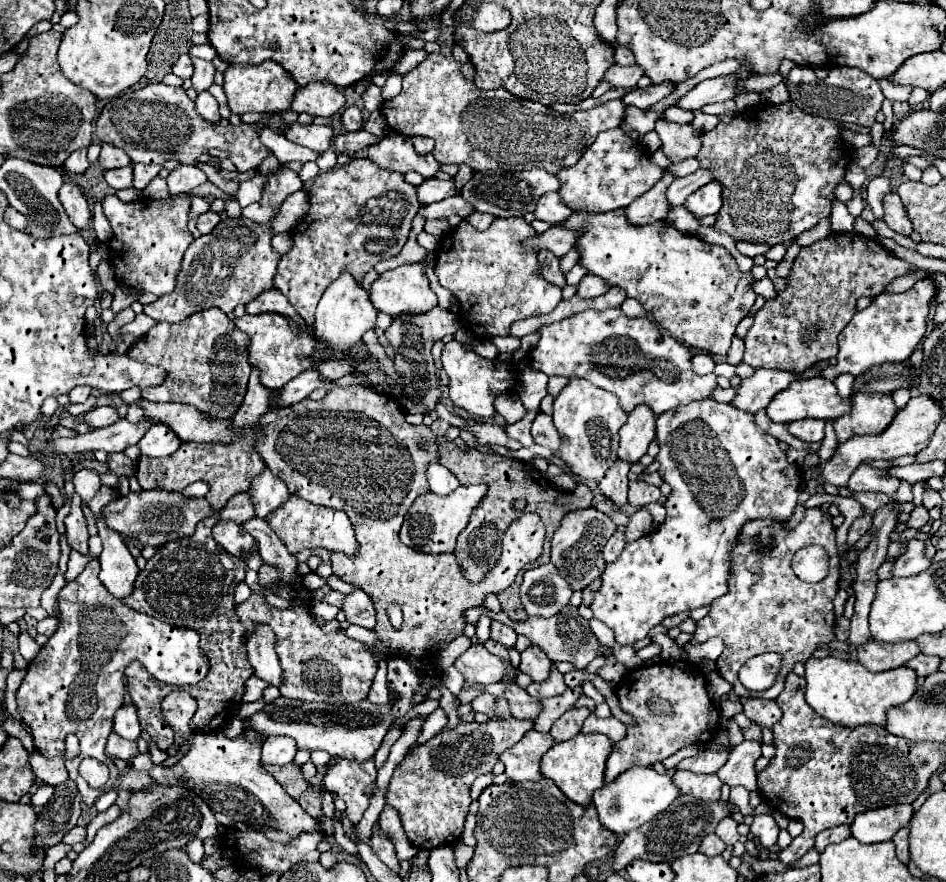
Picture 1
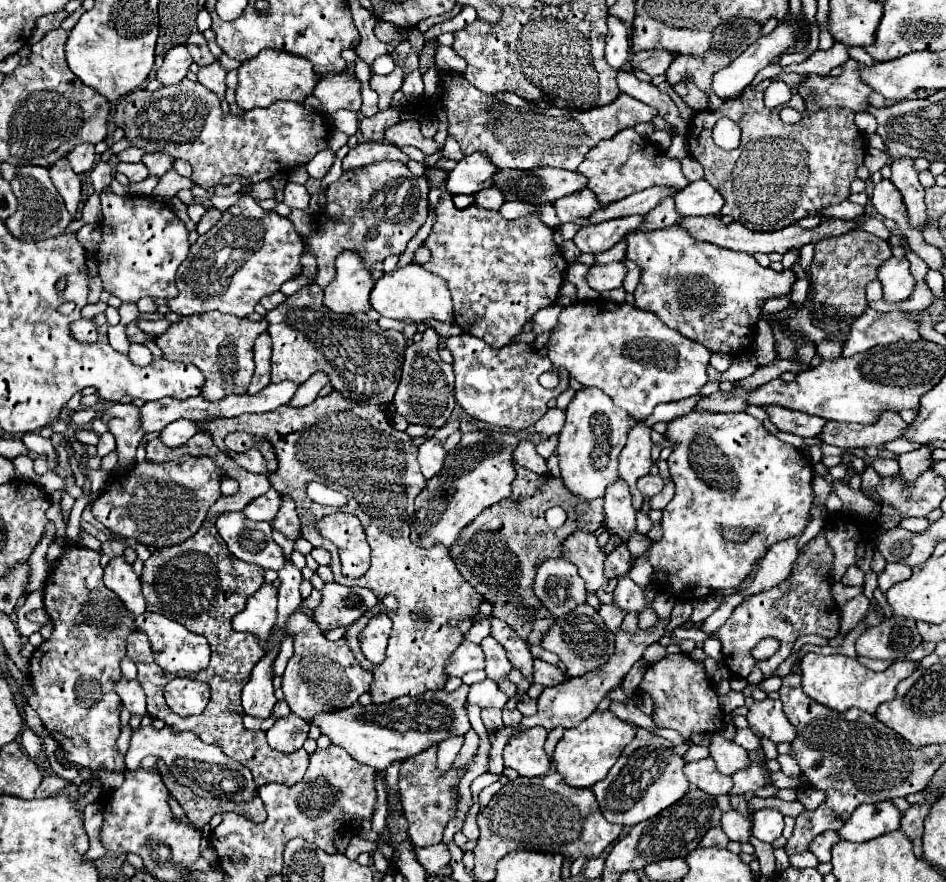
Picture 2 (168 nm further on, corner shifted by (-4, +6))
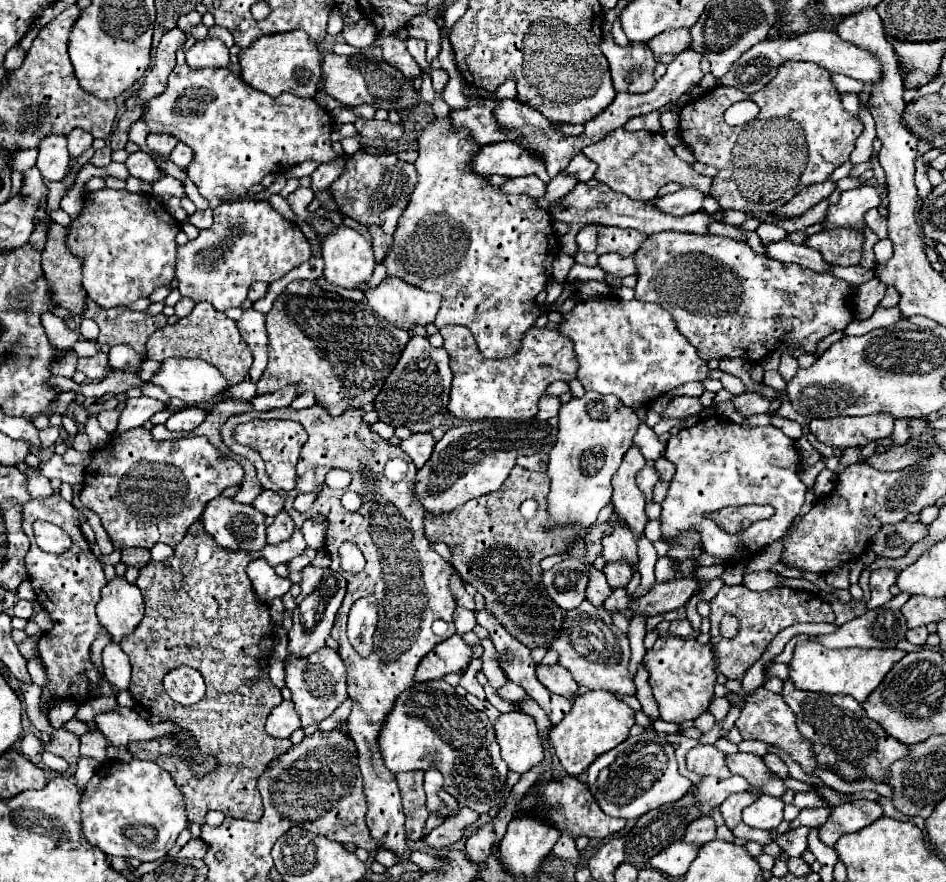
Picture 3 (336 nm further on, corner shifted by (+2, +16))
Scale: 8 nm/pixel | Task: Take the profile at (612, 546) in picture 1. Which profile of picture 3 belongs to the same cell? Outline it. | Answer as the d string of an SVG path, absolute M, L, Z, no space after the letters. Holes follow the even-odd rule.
M620 562L620 564L606 564L604 566L604 574L608 578L610 590L626 588L628 582L632 580L632 568L628 564L624 564L624 562Z

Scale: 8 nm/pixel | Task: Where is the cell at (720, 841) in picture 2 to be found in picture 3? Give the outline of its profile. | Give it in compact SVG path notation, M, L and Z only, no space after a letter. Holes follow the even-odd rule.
M698 818L692 824L688 824L686 834L684 834L684 842L694 842L694 844L708 844L716 838L716 824L712 818Z

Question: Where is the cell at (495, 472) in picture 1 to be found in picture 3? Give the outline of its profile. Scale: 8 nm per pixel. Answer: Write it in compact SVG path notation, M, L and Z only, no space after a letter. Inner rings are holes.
M514 466L500 490L472 498L452 512L424 516L426 538L430 542L448 544L452 550L452 566L462 580L470 582L484 596L486 610L500 620L510 636L530 650L536 646L550 648L552 640L560 636L566 618L564 610L554 604L542 584L540 560L552 554L564 554L578 534L578 528L544 530L548 522L548 488L546 472L530 472L522 466ZM528 498L538 502L538 512L532 520L520 514L520 504Z

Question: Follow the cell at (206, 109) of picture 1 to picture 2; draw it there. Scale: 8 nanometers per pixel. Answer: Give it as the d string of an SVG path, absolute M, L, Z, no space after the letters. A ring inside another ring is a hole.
M214 62L206 68L200 68L200 72L198 72L198 82L204 84L210 92L214 92L220 100L224 100L224 90L226 90L224 78L226 78L226 72L218 62Z

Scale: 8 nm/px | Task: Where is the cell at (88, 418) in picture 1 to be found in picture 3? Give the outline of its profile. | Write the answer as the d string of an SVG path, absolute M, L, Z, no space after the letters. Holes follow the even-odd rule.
M146 396L128 398L126 408L122 410L122 416L120 416L120 422L118 422L118 430L124 432L124 430L130 430L130 428L138 428L146 420L150 420L156 412L160 412L164 408L166 408L166 404L160 402L160 400L154 400L154 398L146 398Z

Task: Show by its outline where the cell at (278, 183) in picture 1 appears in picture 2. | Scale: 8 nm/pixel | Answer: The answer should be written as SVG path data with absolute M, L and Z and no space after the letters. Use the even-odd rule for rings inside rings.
M288 182L284 188L284 204L290 208L306 208L310 200L310 194L306 192L304 184Z

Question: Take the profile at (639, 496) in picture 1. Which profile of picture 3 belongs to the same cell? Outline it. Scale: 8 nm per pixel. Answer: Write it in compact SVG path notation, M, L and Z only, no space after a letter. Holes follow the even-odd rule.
M644 466L640 472L638 472L638 476L636 476L636 484L638 484L638 488L646 494L646 498L650 500L652 498L652 488L654 488L654 484L660 480L660 474L656 472L656 468L650 468L650 466Z

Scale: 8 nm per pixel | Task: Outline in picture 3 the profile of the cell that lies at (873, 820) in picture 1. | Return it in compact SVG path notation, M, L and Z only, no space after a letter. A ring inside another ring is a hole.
M854 800L832 808L828 820L820 826L820 840L834 848L840 836L858 832L882 816L880 804L874 800Z

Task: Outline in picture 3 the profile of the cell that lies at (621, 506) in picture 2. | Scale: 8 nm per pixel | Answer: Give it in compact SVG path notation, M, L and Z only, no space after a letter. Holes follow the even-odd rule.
M612 514L610 524L614 524L614 532L610 536L606 536L602 542L604 562L610 564L610 562L624 560L630 566L636 566L638 564L638 546L636 546L632 532L628 532L628 528L624 528L624 524L620 524L620 518L616 514Z

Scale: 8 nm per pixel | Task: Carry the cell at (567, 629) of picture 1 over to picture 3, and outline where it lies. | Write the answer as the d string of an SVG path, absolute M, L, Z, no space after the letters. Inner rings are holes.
M588 600L572 612L566 612L564 632L552 642L552 648L560 654L560 664L570 670L578 686L586 690L608 690L622 696L636 696L634 676L628 672L630 664L630 644L628 636L612 624L610 614L604 608L590 606Z

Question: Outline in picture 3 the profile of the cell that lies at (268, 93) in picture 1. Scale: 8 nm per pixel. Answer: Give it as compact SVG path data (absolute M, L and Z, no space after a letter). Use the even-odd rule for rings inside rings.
M302 30L258 38L246 50L240 50L238 58L244 82L268 96L280 96L284 92L290 92L300 98L312 98L322 78L322 52L318 44L312 42L310 36Z

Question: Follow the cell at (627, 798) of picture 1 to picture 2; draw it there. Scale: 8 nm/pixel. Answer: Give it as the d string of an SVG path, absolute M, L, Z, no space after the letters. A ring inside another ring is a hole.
M642 746L632 754L622 754L610 768L608 776L592 786L604 818L612 824L630 828L660 814L664 808L678 802L678 798L682 798L682 794L690 790L690 782L684 776L682 766L684 760L680 756L674 756L670 748Z

